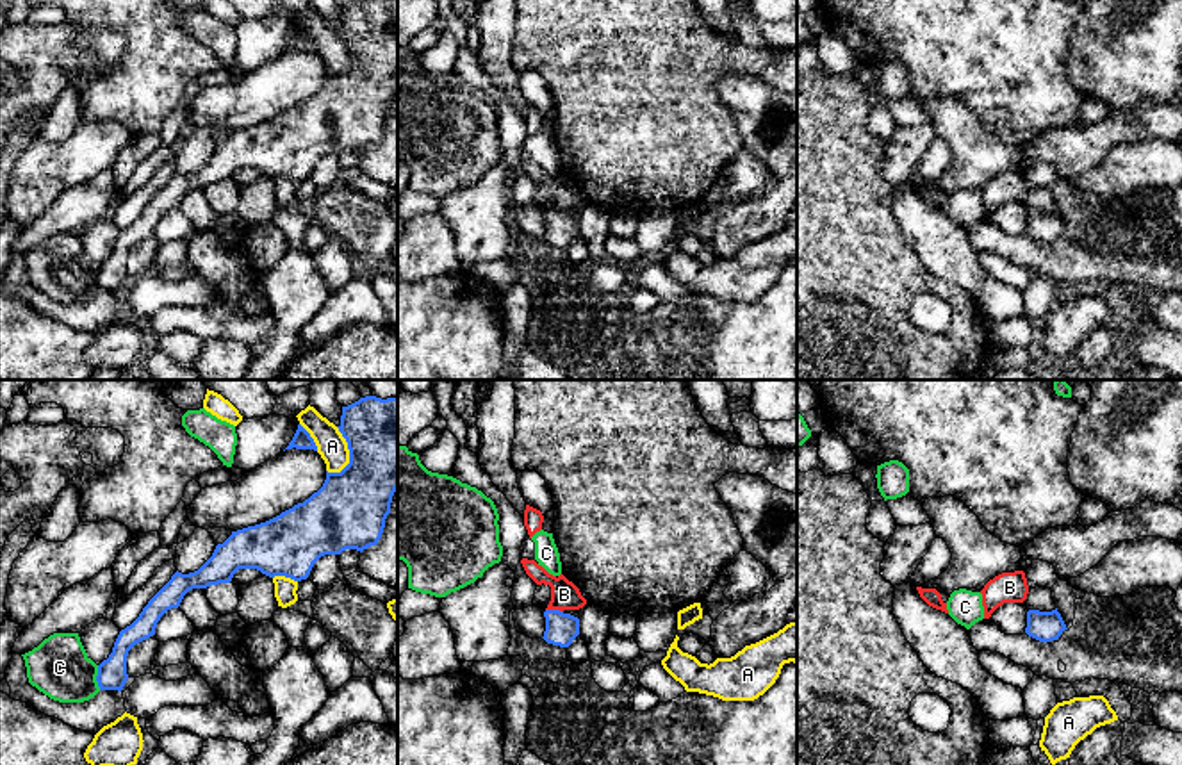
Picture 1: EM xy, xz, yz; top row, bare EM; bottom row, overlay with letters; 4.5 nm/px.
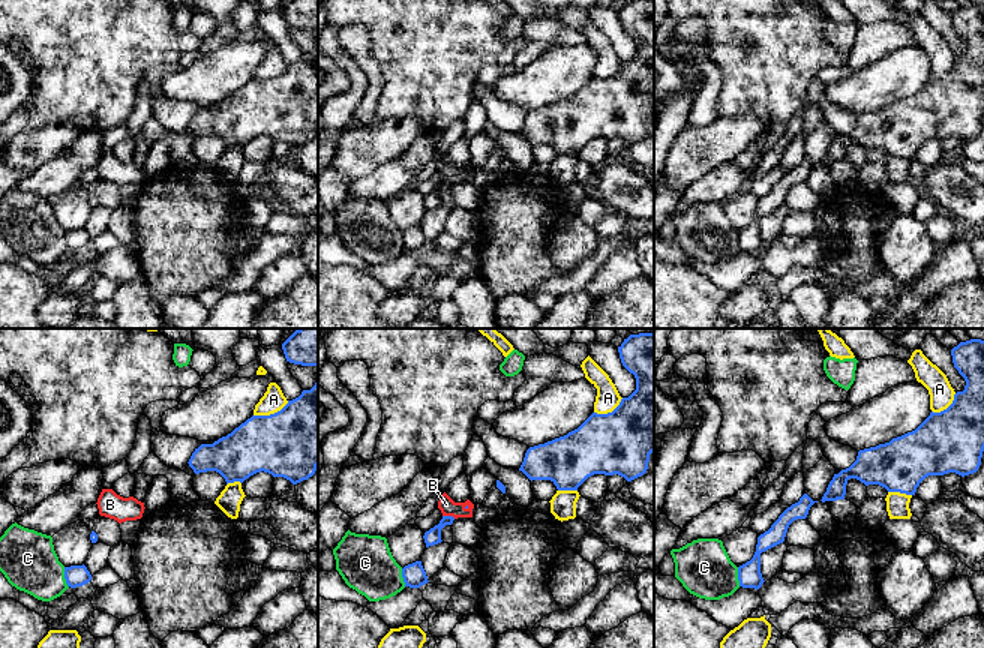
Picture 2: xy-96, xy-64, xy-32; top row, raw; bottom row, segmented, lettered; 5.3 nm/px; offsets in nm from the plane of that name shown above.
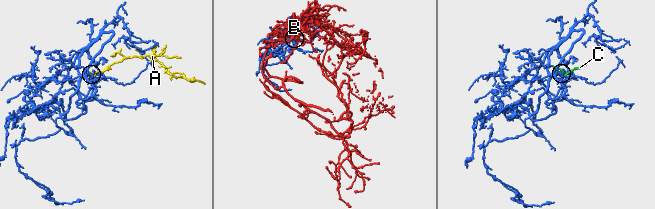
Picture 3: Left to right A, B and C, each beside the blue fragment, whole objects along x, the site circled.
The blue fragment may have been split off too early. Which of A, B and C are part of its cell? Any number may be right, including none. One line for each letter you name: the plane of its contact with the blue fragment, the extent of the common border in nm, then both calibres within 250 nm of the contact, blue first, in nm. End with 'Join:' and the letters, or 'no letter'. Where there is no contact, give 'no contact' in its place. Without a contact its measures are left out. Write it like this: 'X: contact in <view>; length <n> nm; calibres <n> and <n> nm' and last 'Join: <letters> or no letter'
Join: no letter

